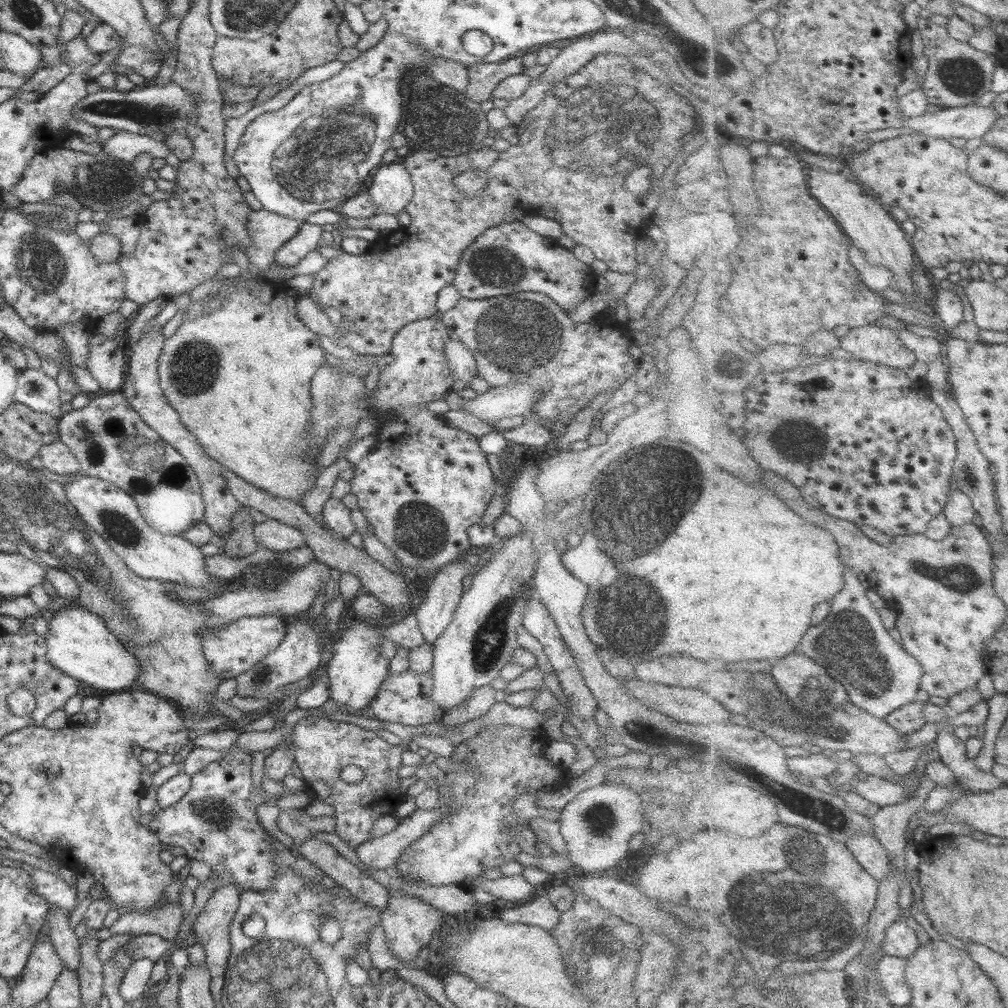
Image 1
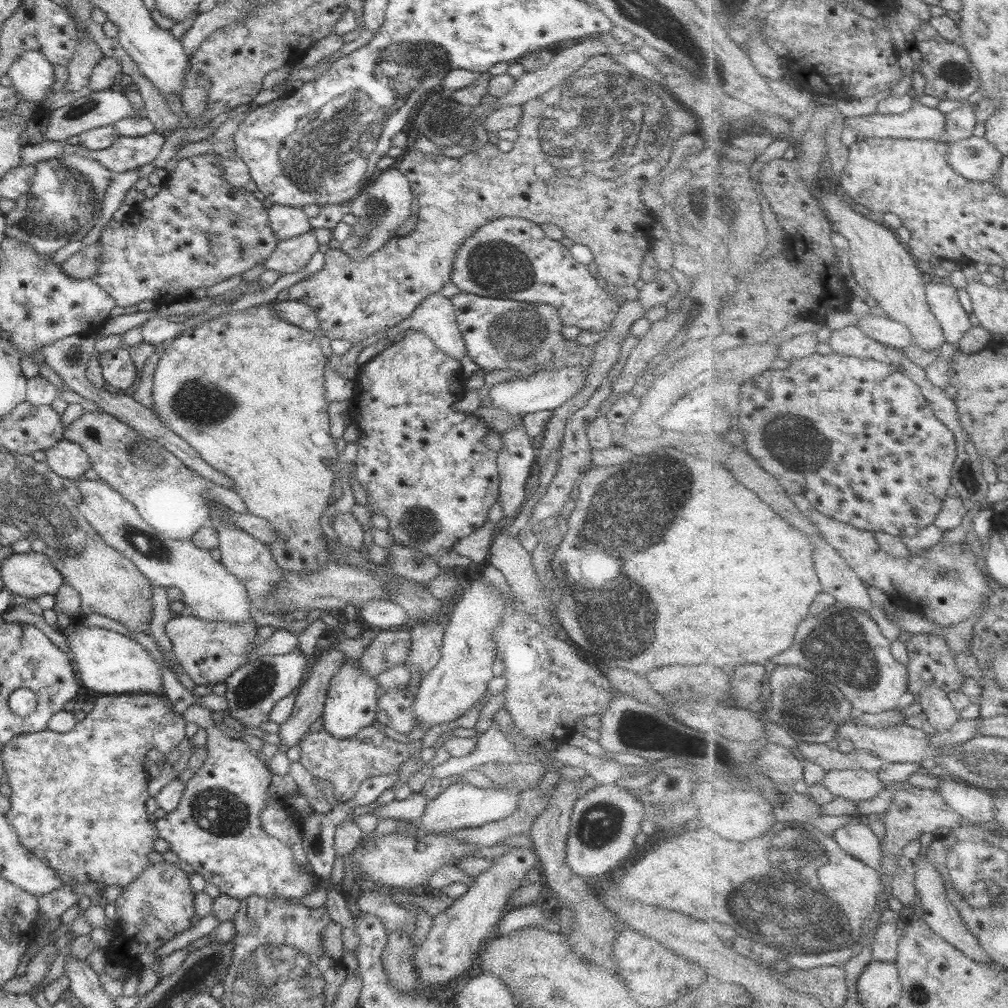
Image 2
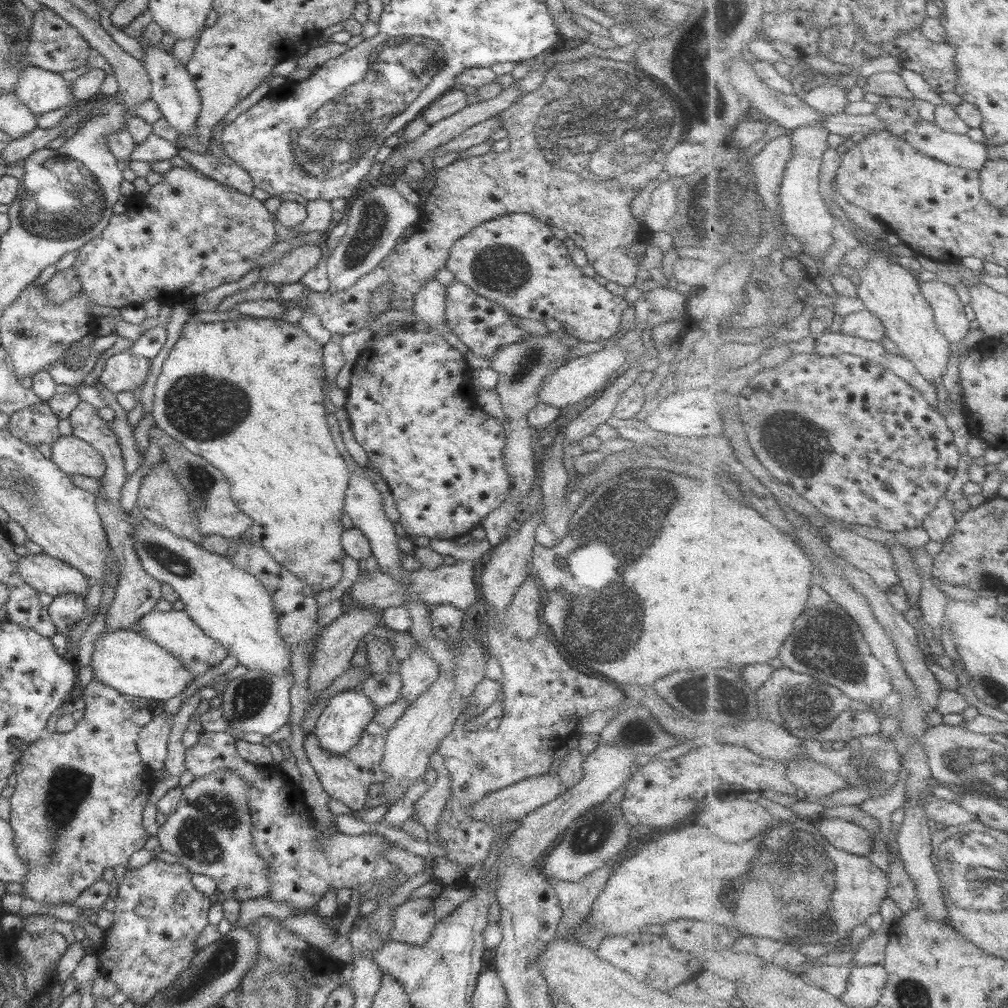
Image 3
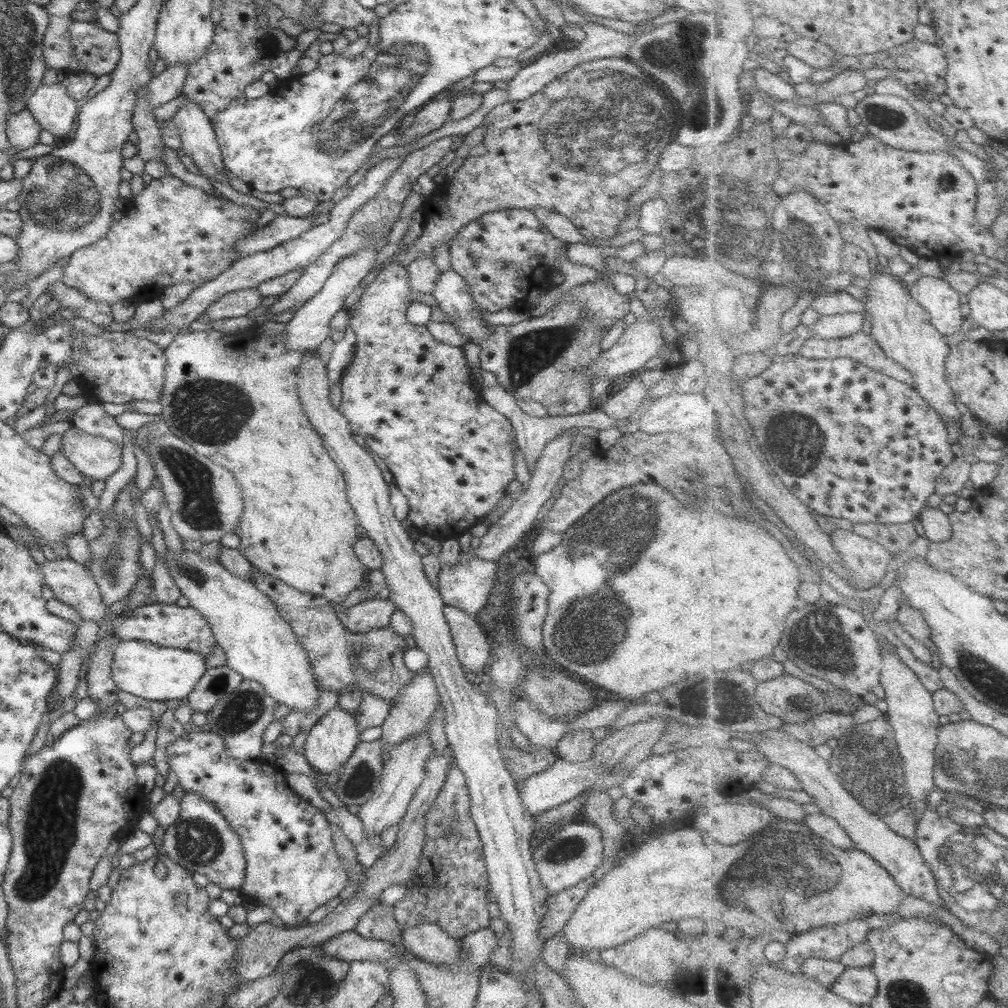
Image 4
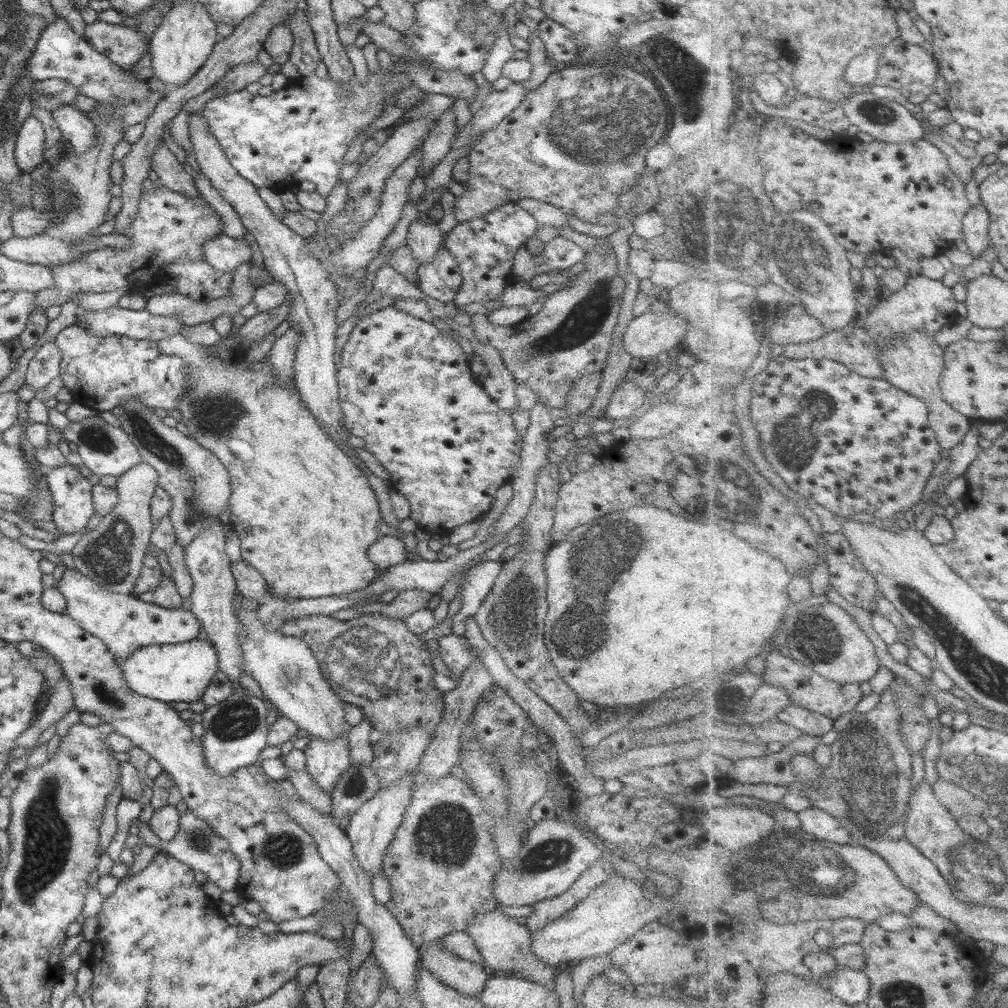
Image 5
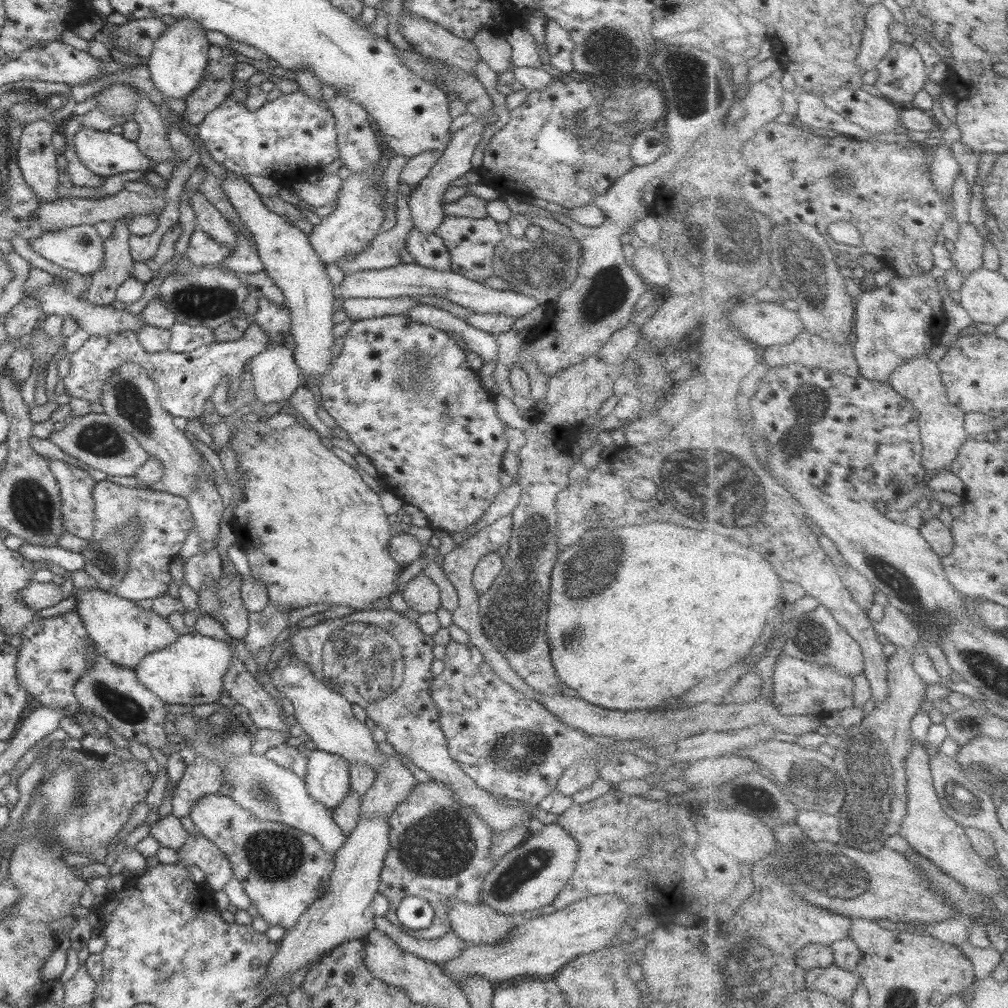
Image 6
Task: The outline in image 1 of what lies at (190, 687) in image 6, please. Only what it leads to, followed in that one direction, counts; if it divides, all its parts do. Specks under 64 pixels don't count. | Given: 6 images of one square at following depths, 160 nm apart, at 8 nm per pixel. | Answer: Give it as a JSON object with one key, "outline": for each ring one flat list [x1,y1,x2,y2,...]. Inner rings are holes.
{"outline":[[68,606,47,615,46,638,49,663,66,676,84,682,98,690,120,691,136,684,139,664,120,641,110,634,105,622,82,606]]}

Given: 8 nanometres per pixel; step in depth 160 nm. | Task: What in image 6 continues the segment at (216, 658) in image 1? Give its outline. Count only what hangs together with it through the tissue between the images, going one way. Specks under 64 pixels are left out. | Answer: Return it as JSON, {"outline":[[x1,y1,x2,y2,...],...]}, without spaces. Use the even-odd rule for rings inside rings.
{"outline":[[98,587,80,589,75,594,75,600,75,611,81,616,95,648,108,660,124,668,133,669,141,658,173,644,180,636,168,622,168,617,156,614,151,608,143,609,135,601,118,596,116,591,103,591]]}

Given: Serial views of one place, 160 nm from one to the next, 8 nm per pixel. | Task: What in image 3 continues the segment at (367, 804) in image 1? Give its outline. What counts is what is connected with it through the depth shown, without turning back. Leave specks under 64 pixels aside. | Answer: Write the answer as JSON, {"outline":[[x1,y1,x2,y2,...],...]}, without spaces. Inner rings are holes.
{"outline":[[310,732,304,739,303,747,312,768,322,783,323,789,329,794,330,798,344,802,352,811,362,811,367,806,366,794,369,785,381,784,387,779,387,774,383,771,381,765,385,753,385,742,385,735,372,735,366,732,348,752,343,755,331,755,320,746,314,733]]}

